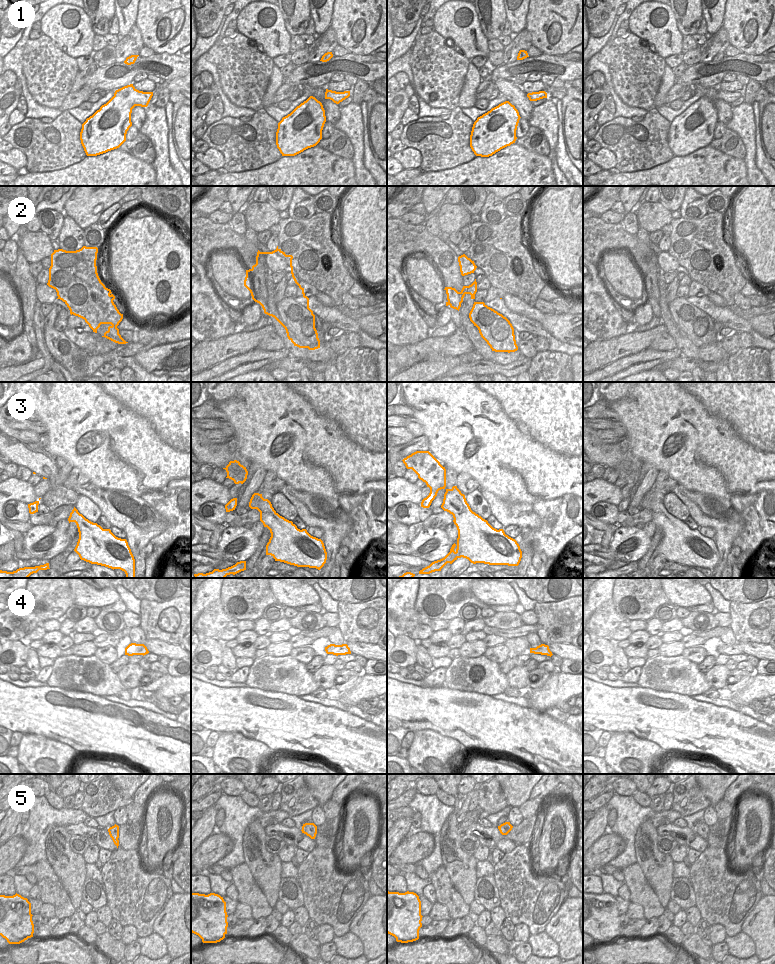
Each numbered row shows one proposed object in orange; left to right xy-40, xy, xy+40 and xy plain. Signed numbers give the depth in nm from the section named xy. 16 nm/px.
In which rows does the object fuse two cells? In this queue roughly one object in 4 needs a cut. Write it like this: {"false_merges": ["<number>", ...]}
{"false_merges": ["2"]}

